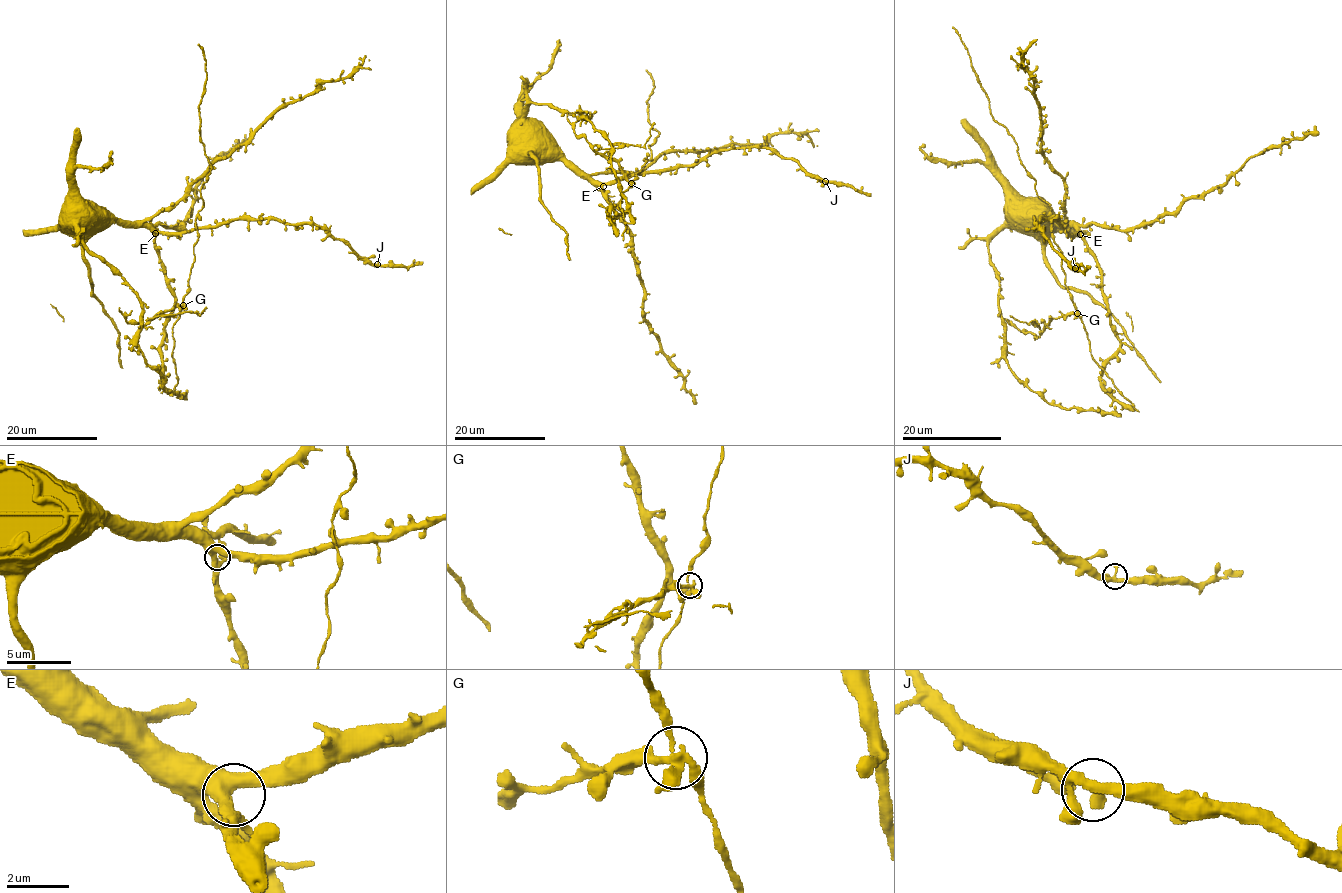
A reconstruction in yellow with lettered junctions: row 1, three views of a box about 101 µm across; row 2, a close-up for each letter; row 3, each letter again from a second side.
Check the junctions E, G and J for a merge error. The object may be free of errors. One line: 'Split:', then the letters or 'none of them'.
Split: G

